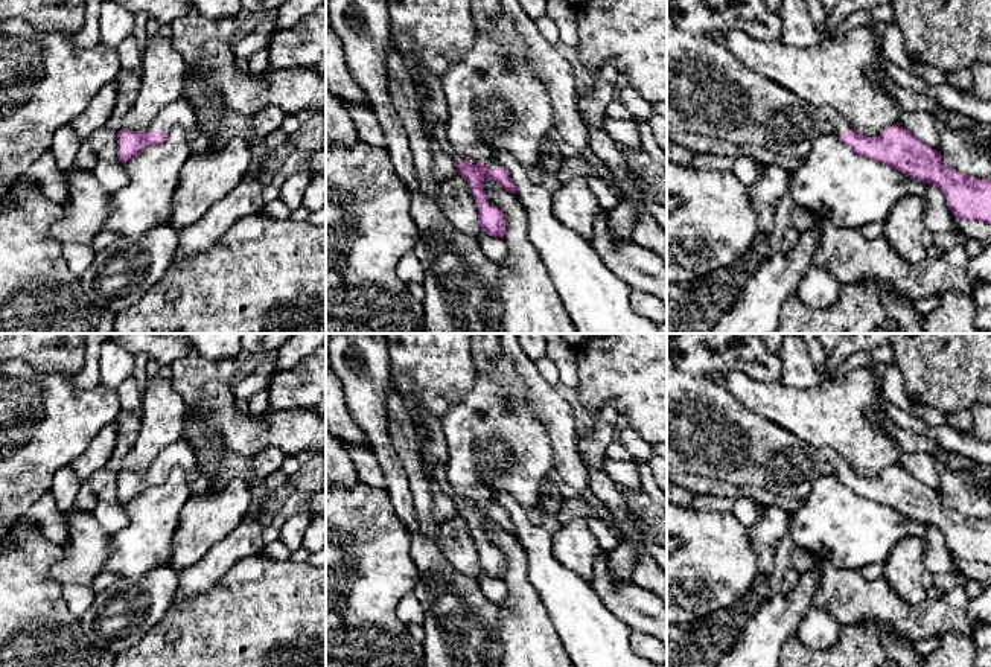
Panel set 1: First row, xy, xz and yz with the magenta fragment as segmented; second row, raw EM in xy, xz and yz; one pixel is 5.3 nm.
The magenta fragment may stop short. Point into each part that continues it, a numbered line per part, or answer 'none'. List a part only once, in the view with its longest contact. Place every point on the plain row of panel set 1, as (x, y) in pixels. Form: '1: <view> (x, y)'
1: xz (497, 443)

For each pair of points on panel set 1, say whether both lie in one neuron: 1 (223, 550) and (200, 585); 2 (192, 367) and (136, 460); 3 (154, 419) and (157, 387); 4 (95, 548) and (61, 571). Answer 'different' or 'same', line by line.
1: same
2: different
3: same
4: same

